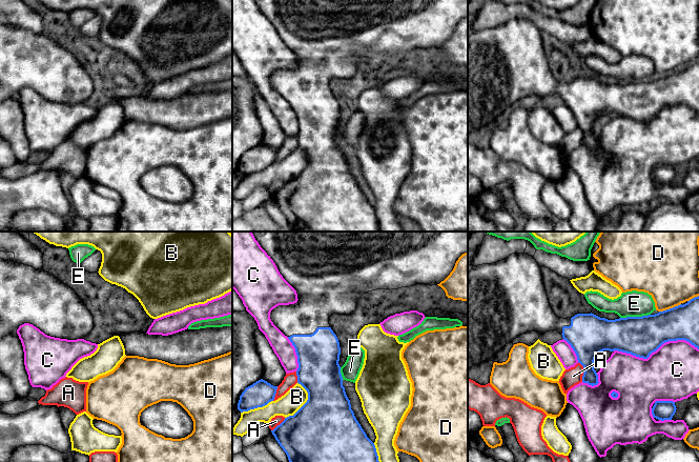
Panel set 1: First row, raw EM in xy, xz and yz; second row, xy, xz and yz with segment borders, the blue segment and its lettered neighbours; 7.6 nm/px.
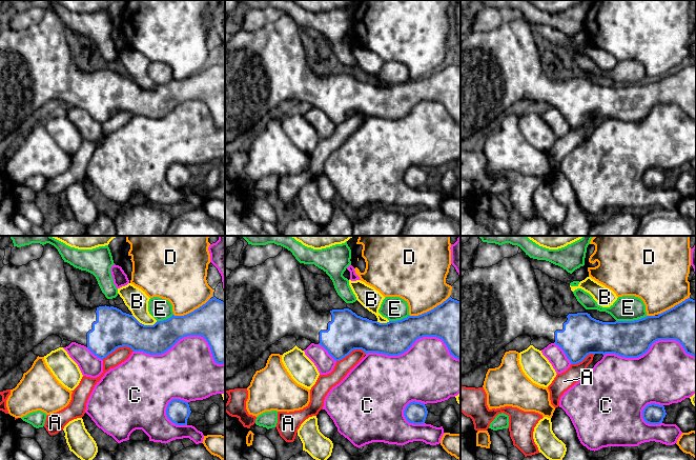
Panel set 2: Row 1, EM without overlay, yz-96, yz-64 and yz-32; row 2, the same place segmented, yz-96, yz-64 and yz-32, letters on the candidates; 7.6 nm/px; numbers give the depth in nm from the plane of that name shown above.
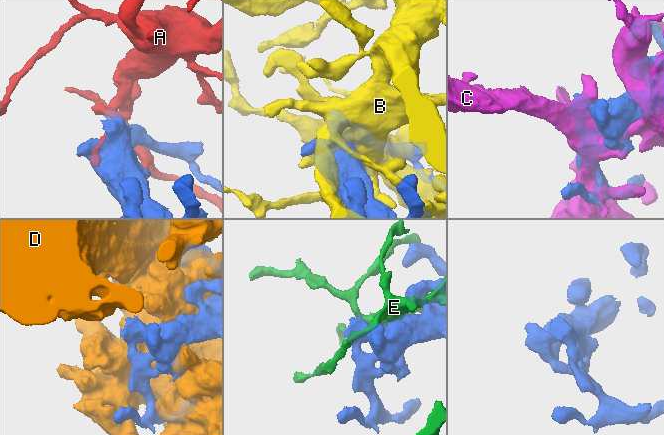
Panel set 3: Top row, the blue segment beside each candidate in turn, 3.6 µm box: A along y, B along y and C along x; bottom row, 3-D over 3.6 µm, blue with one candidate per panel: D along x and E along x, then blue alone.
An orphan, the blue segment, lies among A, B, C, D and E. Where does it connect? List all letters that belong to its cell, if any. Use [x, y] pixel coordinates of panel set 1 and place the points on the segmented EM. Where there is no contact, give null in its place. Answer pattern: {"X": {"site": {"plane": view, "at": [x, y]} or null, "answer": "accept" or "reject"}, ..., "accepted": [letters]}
{"A": {"site": {"plane": "yz", "at": [584, 372]}, "answer": "reject"}, "B": {"site": {"plane": "xz", "at": [306, 402]}, "answer": "reject"}, "C": {"site": {"plane": "yz", "at": [655, 350]}, "answer": "reject"}, "D": {"site": {"plane": "yz", "at": [670, 308]}, "answer": "reject"}, "E": {"site": {"plane": "yz", "at": [635, 317]}, "answer": "reject"}, "accepted": []}

